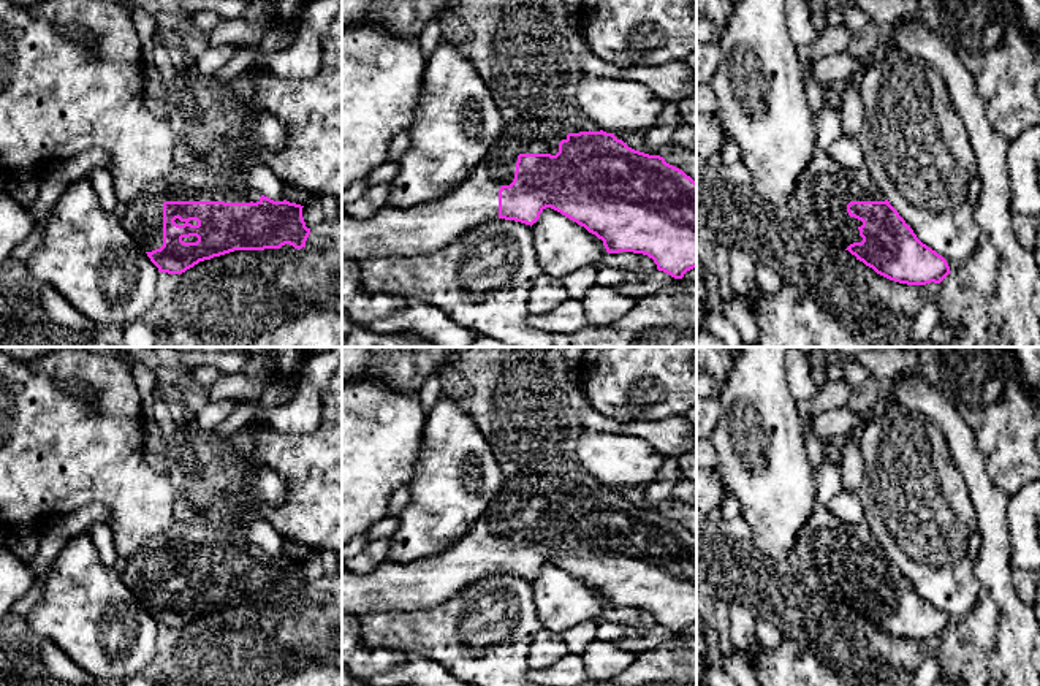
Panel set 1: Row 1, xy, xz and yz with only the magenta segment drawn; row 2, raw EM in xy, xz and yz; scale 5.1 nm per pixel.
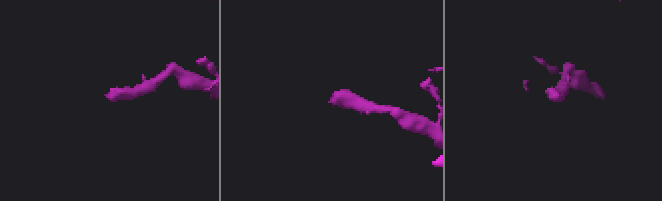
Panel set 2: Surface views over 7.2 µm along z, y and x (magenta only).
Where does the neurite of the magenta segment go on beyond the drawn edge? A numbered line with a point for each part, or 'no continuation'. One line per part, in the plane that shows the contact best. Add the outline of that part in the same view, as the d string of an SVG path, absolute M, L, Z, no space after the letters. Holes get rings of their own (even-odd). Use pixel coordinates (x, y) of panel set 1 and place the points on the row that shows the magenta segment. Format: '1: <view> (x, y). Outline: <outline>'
1: xy (143, 217). Outline: M174 168L128 204L120 222L144 252L152 252L163 246L165 201L256 203L260 198L261 193L237 176L206 168Z

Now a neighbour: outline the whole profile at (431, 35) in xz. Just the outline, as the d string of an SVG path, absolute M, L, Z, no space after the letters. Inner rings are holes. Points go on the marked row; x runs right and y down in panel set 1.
M434 17L426 24L423 32L418 35L421 52L426 57L432 55L440 40L442 40L442 22L440 19Z

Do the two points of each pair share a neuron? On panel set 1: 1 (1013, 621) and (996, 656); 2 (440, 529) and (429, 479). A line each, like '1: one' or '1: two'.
1: one
2: one

